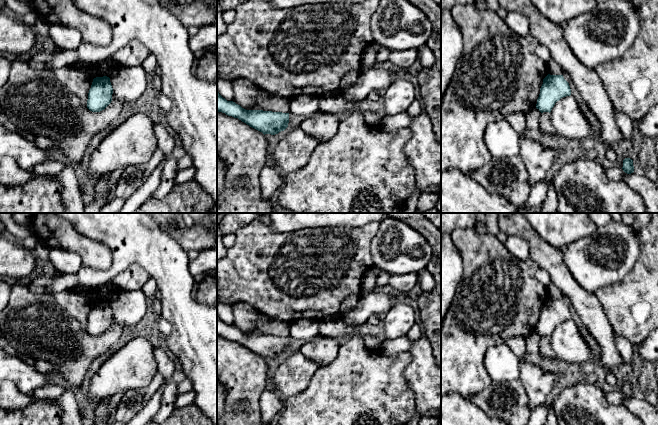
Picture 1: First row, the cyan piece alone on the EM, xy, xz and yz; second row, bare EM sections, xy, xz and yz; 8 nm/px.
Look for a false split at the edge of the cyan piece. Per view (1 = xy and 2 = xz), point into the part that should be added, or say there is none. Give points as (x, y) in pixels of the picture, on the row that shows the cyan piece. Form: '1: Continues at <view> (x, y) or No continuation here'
1: No continuation here
2: No continuation here

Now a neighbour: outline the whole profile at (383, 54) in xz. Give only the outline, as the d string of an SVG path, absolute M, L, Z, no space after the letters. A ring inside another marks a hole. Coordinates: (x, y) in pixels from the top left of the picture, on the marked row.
M381 47L377 52L375 63L388 61L391 50L386 47Z

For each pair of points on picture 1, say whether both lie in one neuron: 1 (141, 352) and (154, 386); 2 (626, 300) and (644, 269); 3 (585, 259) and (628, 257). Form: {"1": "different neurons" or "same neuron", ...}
{"1": "different neurons", "2": "same neuron", "3": "same neuron"}

